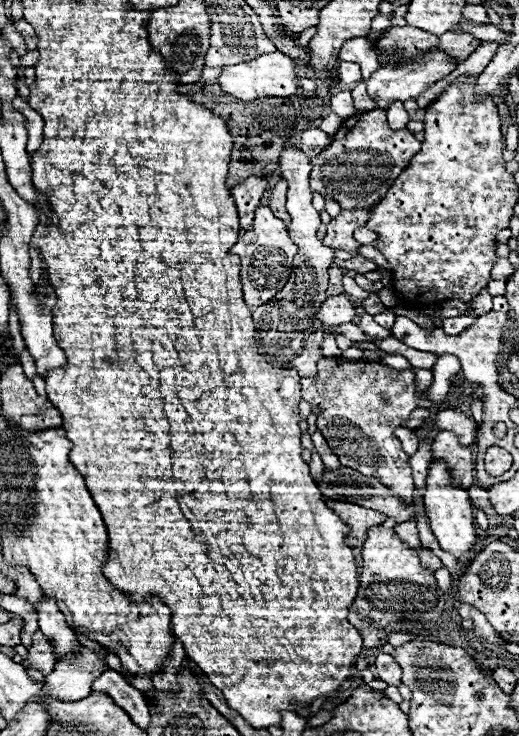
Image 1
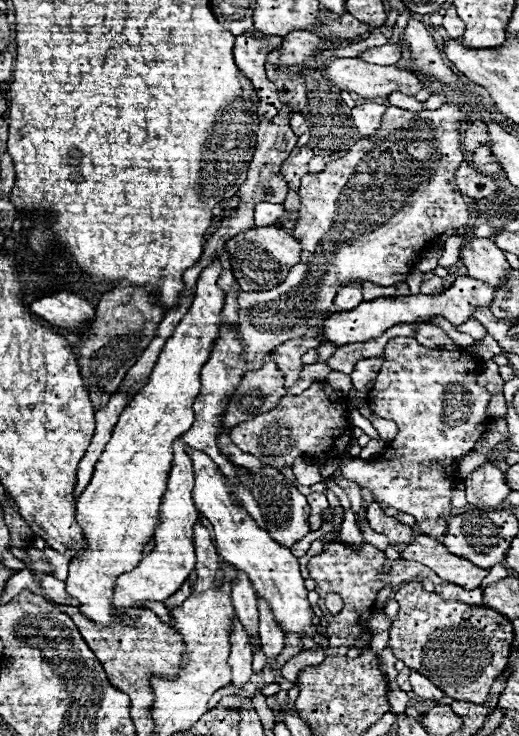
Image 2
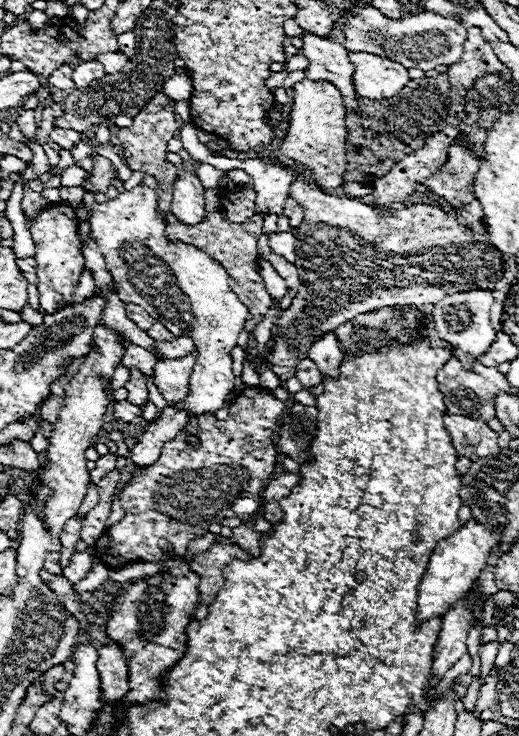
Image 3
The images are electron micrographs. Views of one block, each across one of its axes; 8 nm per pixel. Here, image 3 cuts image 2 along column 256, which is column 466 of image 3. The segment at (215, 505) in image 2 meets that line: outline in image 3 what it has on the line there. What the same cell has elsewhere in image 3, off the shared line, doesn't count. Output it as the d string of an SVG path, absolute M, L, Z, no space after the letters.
M468 520L466 526L458 528L450 538L440 540L440 544L434 548L428 568L418 584L418 616L416 624L422 624L430 618L444 618L450 608L474 586L476 578L480 576L480 570L486 564L486 558L496 550L498 546L498 532L490 534L484 530L482 524Z

